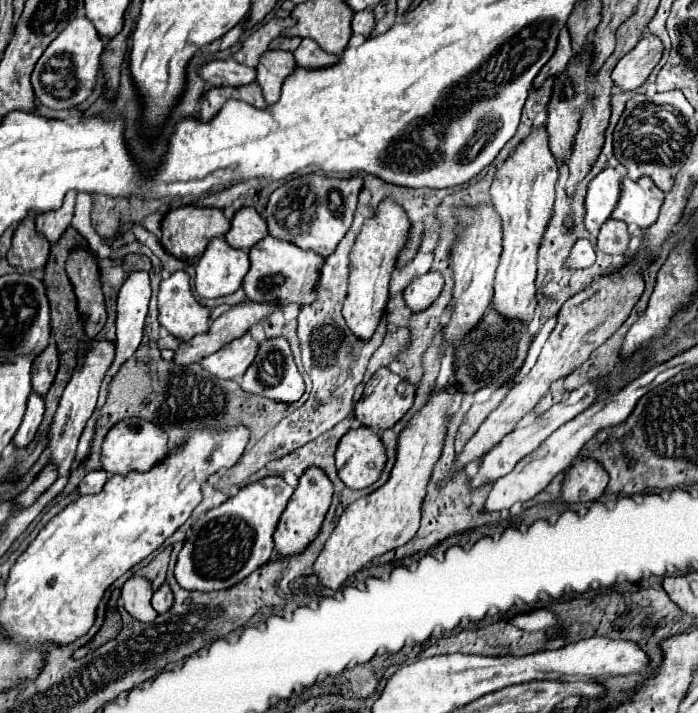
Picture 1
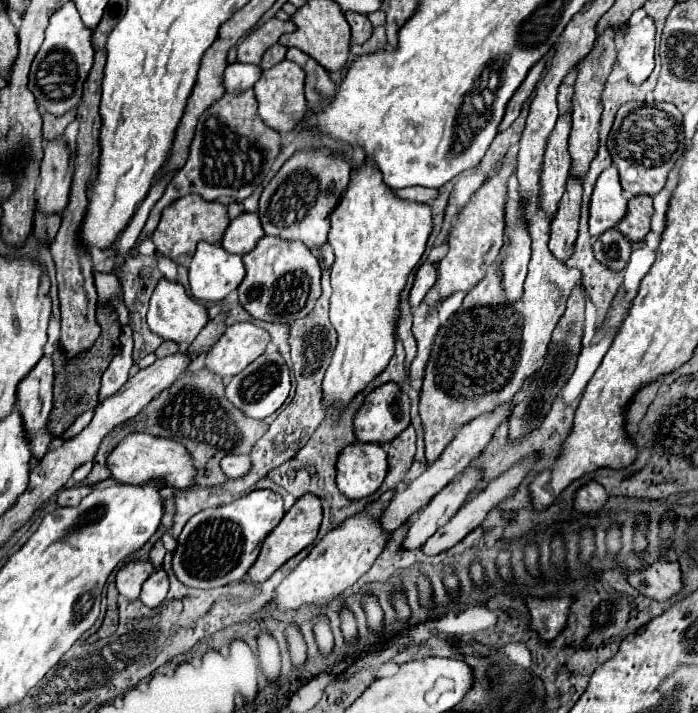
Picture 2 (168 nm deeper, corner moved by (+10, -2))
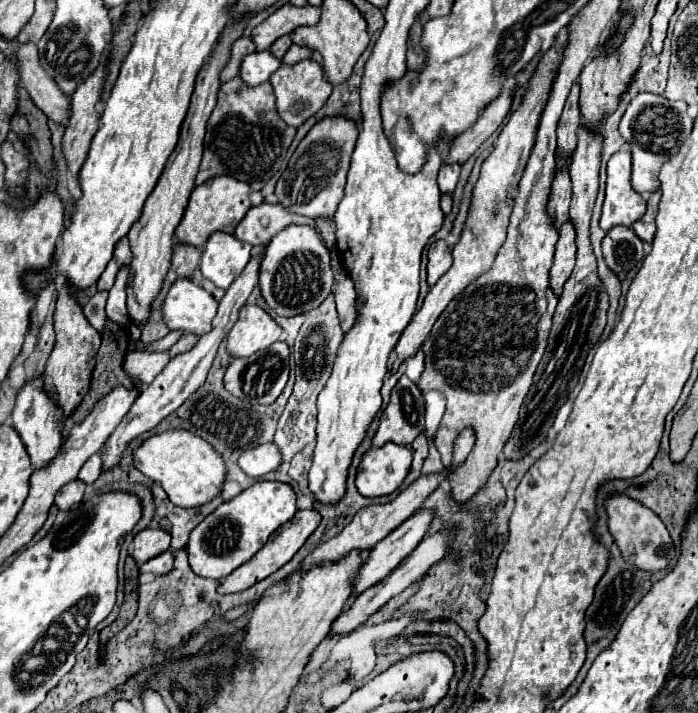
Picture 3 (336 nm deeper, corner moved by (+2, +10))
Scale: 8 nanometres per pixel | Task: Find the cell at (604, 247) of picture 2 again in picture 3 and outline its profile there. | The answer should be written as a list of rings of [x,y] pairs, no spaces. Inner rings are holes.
[[[616,226],[606,232],[602,240],[602,252],[604,252],[606,264],[618,276],[636,268],[644,258],[642,240],[634,236],[632,228],[624,228],[624,226]]]

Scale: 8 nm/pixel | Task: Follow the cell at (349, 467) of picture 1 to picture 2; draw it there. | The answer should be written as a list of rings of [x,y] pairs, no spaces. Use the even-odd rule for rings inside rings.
[[[352,444],[344,448],[338,460],[338,488],[348,500],[360,500],[374,494],[386,474],[388,456],[380,444]]]

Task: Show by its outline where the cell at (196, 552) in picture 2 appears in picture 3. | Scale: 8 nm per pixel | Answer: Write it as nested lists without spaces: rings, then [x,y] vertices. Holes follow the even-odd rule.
[[[256,482],[228,502],[222,502],[210,516],[206,516],[188,540],[188,560],[194,574],[202,578],[220,580],[232,574],[238,566],[248,562],[268,540],[268,536],[288,522],[296,512],[296,494],[284,482]]]

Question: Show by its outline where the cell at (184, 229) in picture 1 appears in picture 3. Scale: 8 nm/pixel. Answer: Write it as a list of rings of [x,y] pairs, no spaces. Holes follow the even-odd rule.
[[[216,176],[200,186],[196,186],[190,194],[188,206],[184,210],[184,216],[176,228],[176,238],[182,244],[188,246],[204,246],[204,242],[208,240],[208,236],[212,232],[226,232],[226,234],[234,234],[234,228],[240,224],[240,220],[244,218],[244,214],[250,208],[250,186],[246,182],[234,180],[230,176]]]

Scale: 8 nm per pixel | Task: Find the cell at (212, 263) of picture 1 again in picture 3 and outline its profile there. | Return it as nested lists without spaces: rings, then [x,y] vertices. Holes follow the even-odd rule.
[[[214,232],[204,244],[200,270],[206,280],[226,290],[240,276],[250,258],[252,258],[250,244],[236,240],[236,236],[232,234]]]

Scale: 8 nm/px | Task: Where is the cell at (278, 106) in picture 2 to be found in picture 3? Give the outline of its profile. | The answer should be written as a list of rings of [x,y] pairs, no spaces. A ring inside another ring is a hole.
[[[300,60],[298,64],[292,64],[292,66],[280,64],[280,68],[270,76],[270,84],[274,88],[276,108],[280,112],[280,118],[294,128],[304,124],[310,116],[314,116],[324,106],[324,102],[332,92],[330,82],[324,78],[322,68],[314,60]]]

